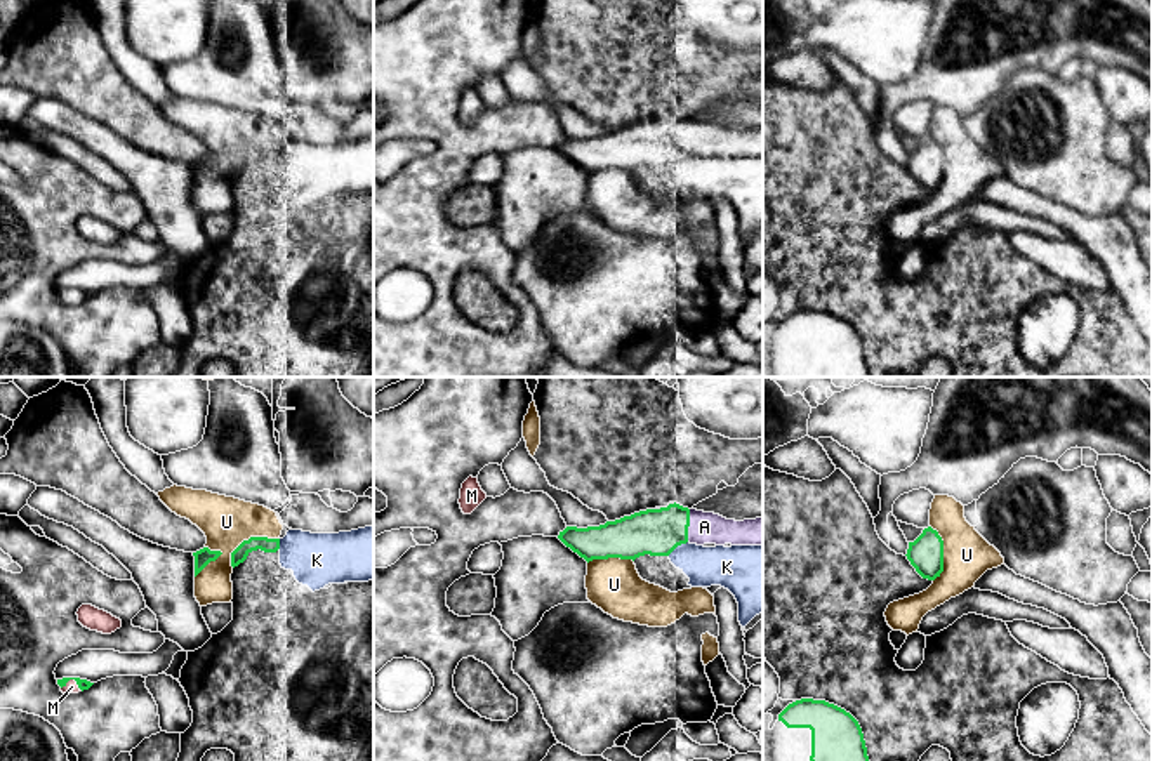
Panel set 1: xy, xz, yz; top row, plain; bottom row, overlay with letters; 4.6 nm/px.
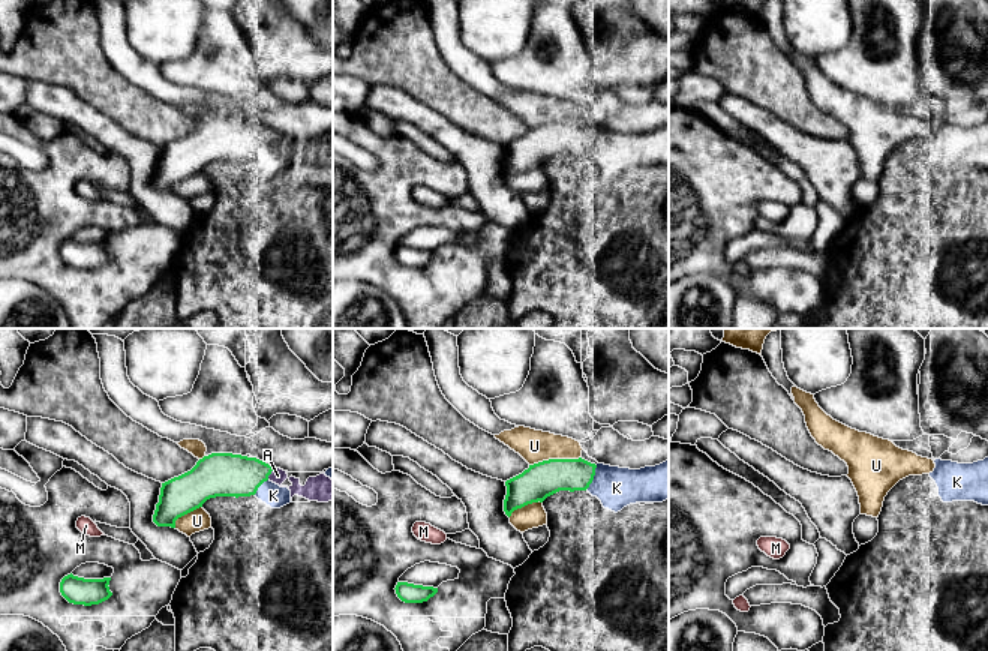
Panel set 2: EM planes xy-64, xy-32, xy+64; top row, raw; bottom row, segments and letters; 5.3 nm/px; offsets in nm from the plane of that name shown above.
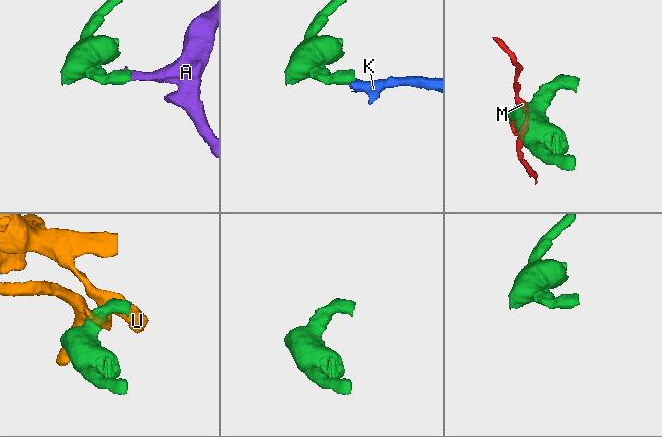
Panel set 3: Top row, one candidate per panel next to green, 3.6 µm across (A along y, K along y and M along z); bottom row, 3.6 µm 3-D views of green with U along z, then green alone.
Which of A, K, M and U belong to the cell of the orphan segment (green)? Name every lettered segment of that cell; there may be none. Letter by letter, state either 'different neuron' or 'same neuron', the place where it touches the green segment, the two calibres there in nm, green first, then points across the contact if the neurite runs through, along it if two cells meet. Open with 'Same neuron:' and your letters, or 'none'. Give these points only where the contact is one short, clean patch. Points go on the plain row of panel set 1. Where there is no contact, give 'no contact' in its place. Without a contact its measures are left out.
Same neuron: K, M
A: different neuron; meets green in xz at (688, 136); 220 nm thick on the green side, 140 nm on the other
K: same neuron; meets green in xz at (676, 157); 220 nm thick on the green side, 180 nm on the other
M: same neuron; meets green in xy at (73, 289); 50 nm thick on the green side, 60 nm on the other; runs through xy (82, 294), (73, 289), (72, 297)
U: different neuron; meets green in xy at (251, 148); 70 nm thick on the green side, 240 nm on the other

